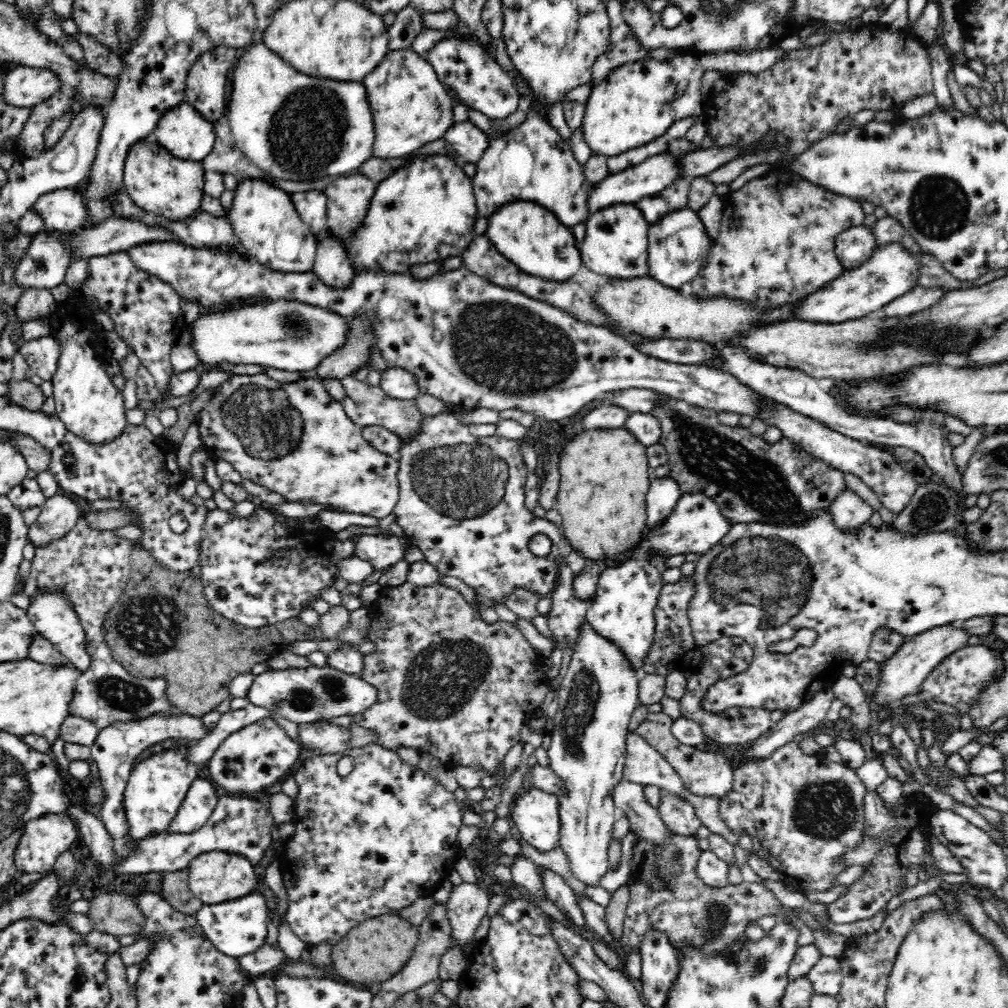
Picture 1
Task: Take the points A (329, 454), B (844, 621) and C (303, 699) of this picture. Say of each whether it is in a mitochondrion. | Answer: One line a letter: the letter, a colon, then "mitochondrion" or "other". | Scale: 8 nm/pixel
A: other
B: other
C: mitochondrion

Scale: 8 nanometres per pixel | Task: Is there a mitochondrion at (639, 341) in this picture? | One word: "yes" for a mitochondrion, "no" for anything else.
no

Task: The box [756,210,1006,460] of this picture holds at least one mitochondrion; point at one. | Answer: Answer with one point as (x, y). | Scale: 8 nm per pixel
(828, 340)

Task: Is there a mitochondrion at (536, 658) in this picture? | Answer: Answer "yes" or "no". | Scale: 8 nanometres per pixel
no

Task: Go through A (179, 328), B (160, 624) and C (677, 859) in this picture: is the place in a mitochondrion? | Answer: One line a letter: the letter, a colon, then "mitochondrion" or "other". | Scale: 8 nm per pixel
A: other
B: mitochondrion
C: mitochondrion

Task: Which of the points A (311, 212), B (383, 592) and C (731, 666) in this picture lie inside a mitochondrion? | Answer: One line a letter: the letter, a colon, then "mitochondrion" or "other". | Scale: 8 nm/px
A: other
B: other
C: other

